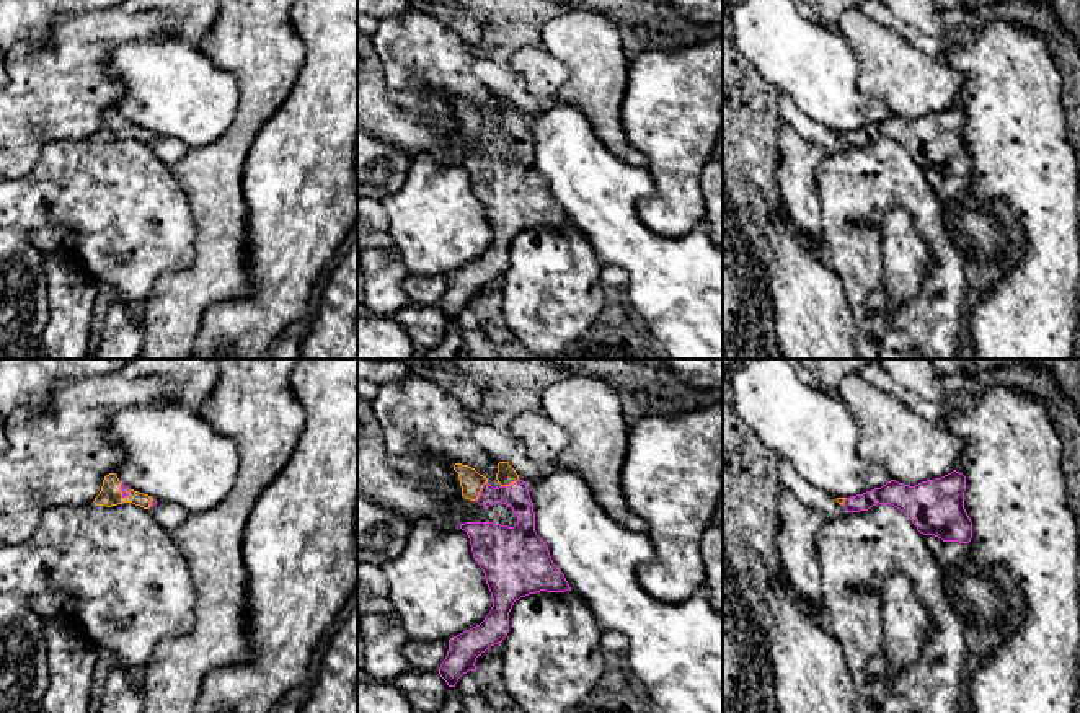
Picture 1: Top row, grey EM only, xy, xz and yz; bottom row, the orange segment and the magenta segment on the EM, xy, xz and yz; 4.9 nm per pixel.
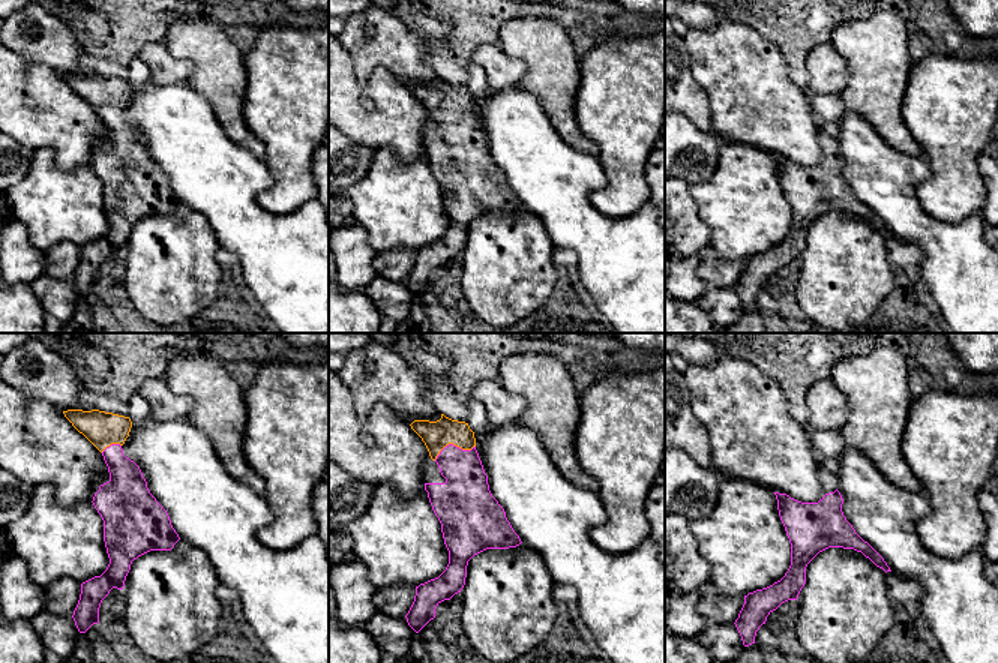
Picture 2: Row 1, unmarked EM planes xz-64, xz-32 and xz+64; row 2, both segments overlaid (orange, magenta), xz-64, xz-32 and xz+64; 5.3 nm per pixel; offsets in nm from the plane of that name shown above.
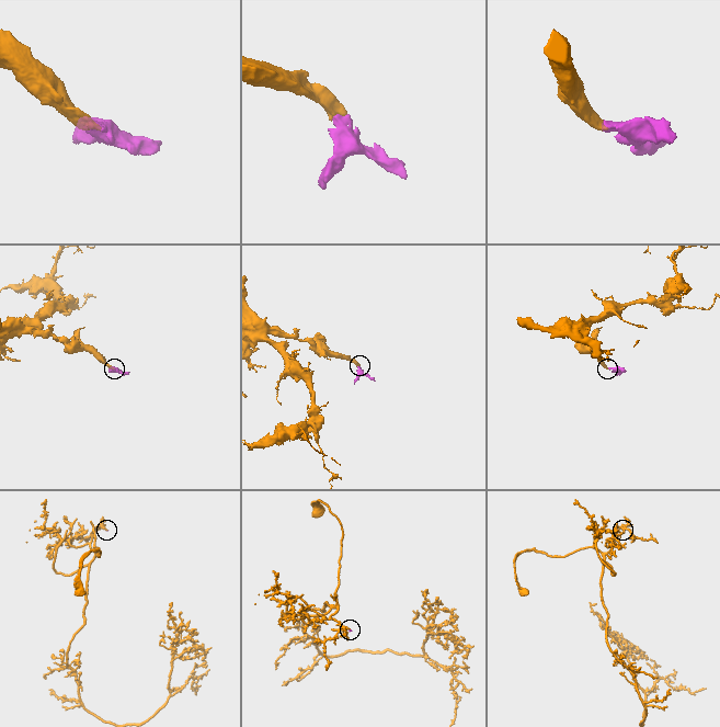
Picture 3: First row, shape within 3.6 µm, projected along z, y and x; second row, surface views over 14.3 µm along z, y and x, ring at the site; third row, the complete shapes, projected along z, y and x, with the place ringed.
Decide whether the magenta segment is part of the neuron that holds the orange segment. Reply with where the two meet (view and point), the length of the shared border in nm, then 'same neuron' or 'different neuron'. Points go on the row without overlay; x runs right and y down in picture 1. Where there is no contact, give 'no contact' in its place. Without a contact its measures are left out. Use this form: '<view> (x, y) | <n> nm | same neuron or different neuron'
xz (480, 124) | 110 nm | same neuron

